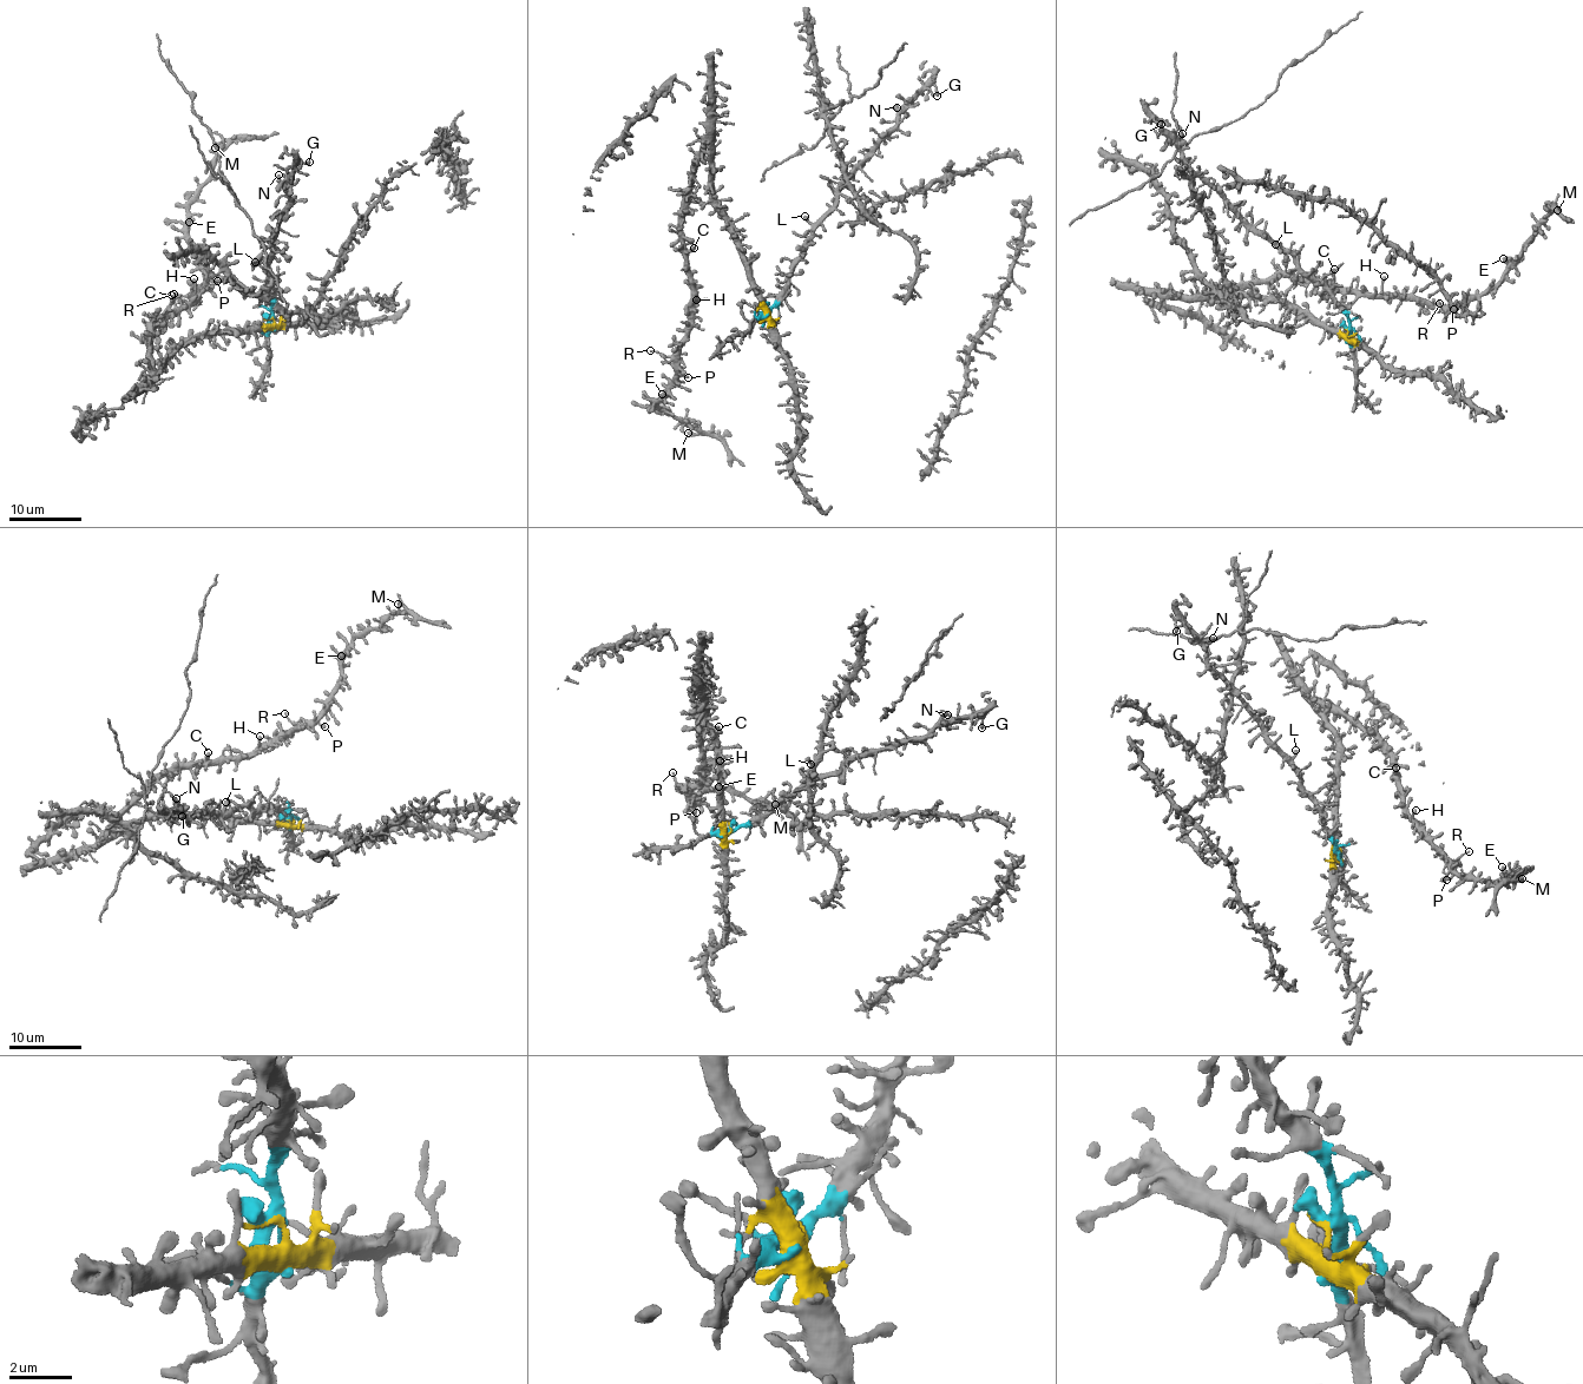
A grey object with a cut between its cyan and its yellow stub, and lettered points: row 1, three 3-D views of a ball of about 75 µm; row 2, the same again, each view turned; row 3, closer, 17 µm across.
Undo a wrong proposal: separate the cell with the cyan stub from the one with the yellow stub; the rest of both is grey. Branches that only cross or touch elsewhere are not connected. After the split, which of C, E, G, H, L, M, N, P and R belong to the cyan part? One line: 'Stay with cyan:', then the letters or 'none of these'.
Stay with cyan: G, L, N

